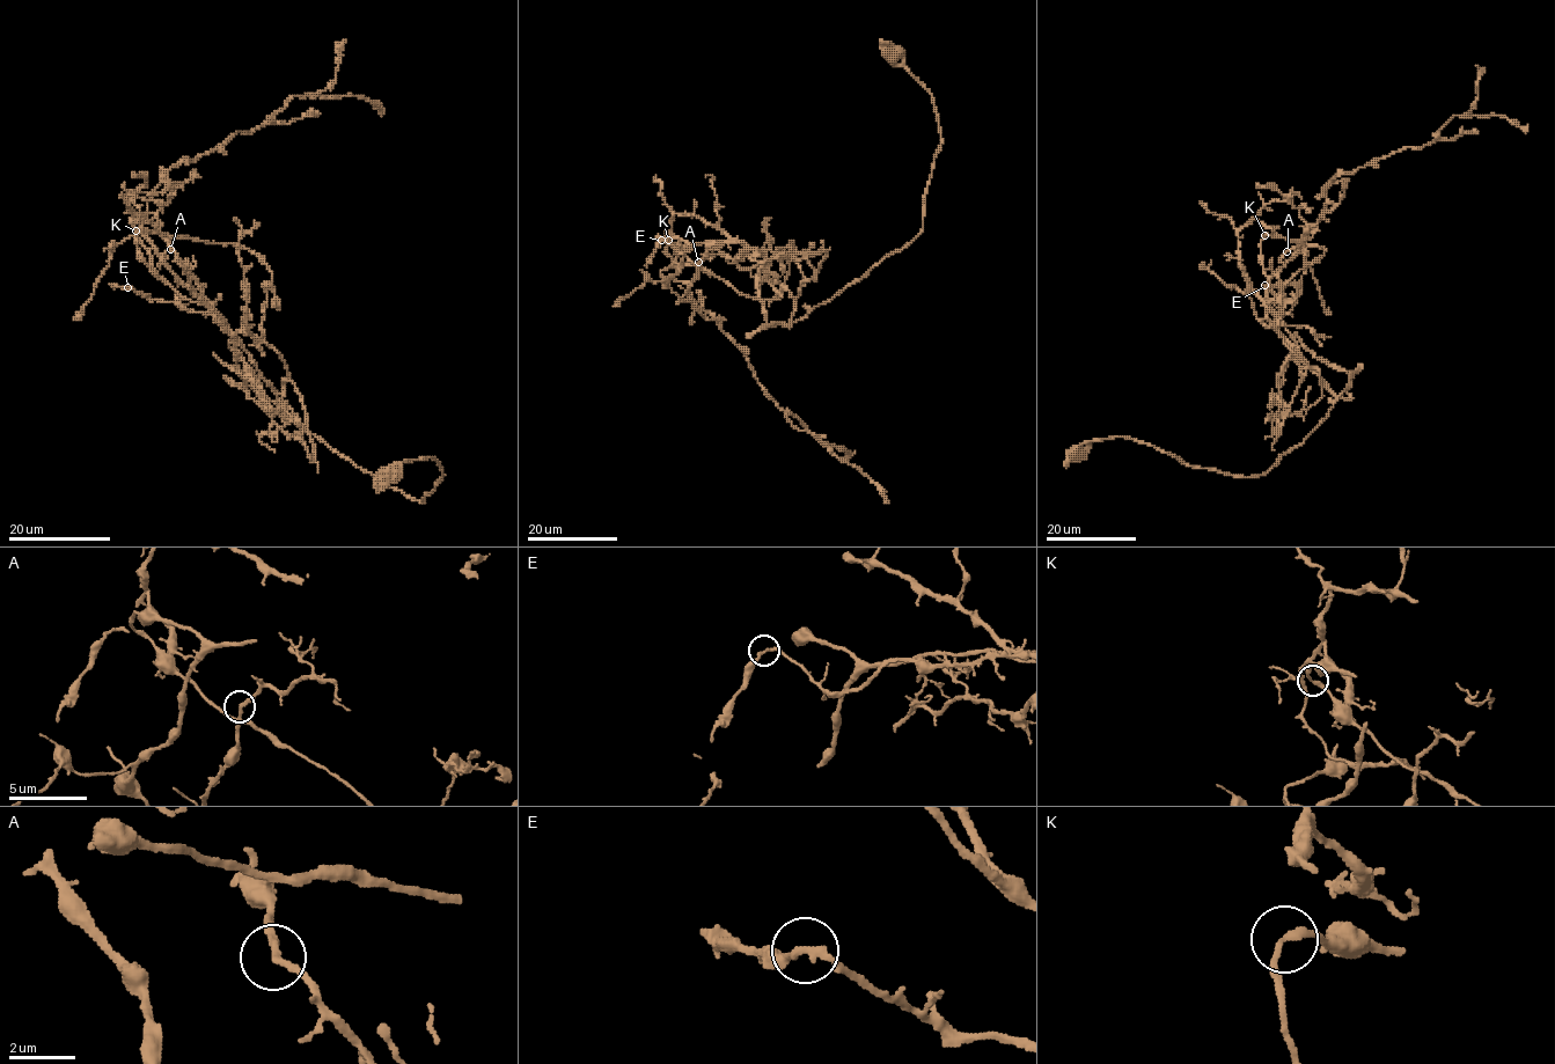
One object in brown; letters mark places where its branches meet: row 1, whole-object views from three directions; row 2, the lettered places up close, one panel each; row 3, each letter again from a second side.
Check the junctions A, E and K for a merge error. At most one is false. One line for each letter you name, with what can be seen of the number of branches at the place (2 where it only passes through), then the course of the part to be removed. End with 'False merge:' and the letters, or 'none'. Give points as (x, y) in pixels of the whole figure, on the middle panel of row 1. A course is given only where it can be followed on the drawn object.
False merge: none

